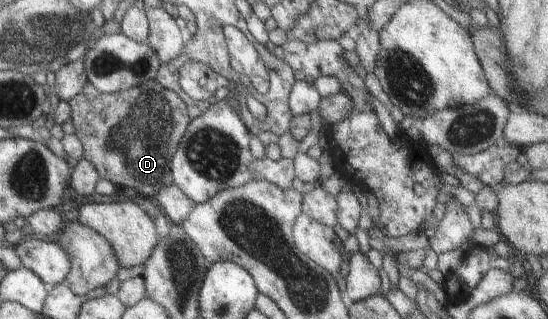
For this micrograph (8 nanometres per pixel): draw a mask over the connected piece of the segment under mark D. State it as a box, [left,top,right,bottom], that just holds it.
[68,80,186,197]

